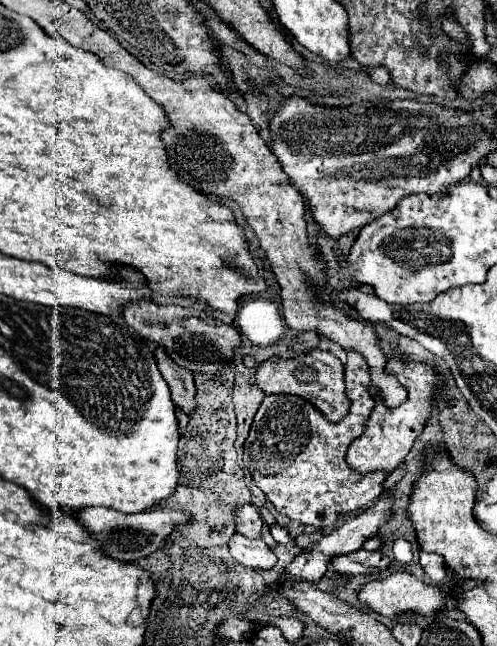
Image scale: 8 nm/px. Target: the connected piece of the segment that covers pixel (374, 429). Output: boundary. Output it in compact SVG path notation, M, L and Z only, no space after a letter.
M389 358L389 374L397 374L399 382L407 388L409 398L407 402L397 406L397 410L385 410L381 402L375 402L373 414L369 418L369 426L365 426L365 434L357 438L357 442L353 442L353 446L349 446L347 450L347 464L351 466L351 470L359 472L361 476L367 476L377 470L393 472L395 468L399 468L399 464L405 460L407 452L411 450L415 438L423 432L423 426L431 414L433 394L439 390L443 382L443 378L437 372L433 372L433 368L429 366L407 364L395 358Z

